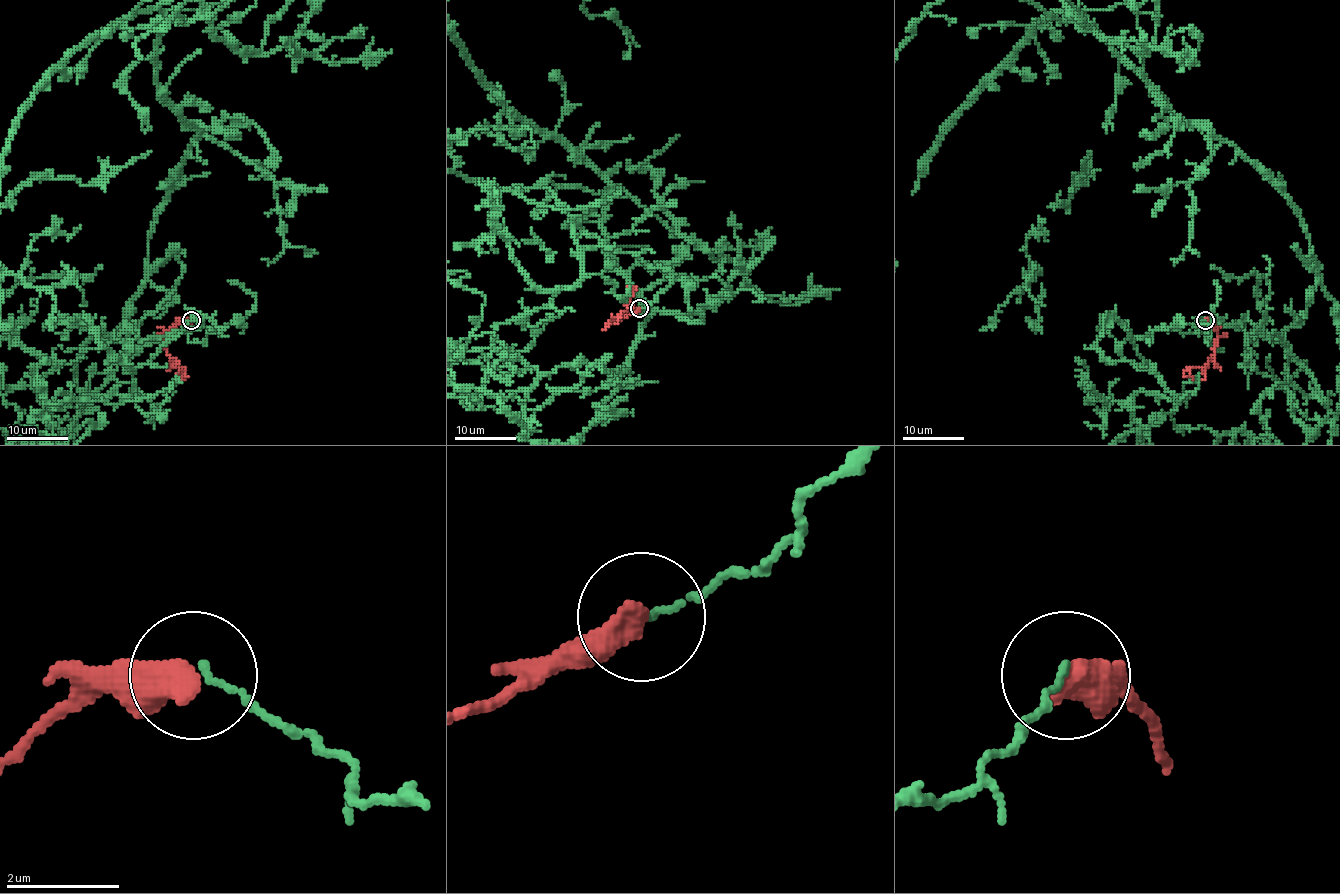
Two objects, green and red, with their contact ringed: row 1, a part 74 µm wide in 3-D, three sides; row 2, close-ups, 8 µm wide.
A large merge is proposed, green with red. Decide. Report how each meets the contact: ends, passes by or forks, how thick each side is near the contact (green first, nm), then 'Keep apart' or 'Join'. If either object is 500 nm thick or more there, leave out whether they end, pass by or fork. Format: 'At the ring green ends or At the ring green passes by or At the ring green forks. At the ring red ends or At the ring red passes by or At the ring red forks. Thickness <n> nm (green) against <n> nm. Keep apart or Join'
At the ring green ends. At the ring red ends. Thickness 90 nm (green) against 480 nm. Keep apart

